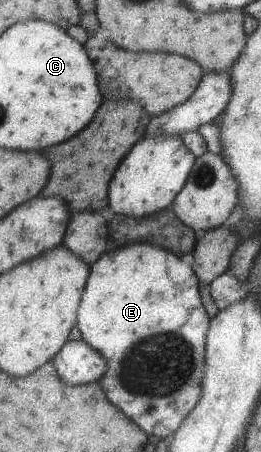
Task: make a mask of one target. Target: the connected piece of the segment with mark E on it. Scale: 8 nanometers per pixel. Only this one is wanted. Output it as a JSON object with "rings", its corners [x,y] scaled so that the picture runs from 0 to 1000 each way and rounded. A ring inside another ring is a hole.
{"rings":[[[498,538],[467,549],[444,546],[398,555],[364,577],[341,586],[333,617],[326,619],[322,646],[307,659],[307,677],[299,677],[299,708],[291,708],[291,726],[307,730],[307,743],[337,765],[372,774],[406,799],[406,819],[379,836],[375,847],[406,874],[410,885],[421,885],[437,898],[467,907],[467,916],[483,925],[498,925],[521,942],[536,942],[536,951],[552,960],[590,960],[590,965],[644,965],[678,949],[678,942],[697,934],[697,927],[736,907],[747,889],[759,885],[770,869],[770,841],[785,816],[782,796],[782,763],[785,739],[801,723],[801,708],[759,648],[762,619],[751,615],[732,588],[690,573],[690,566],[625,551],[617,544],[598,544],[575,538]]]}

